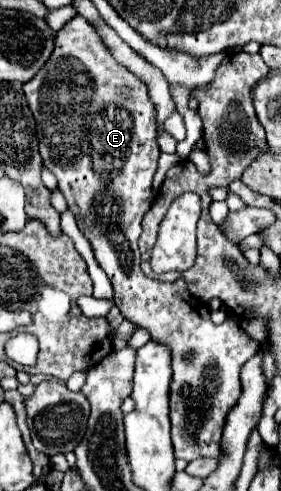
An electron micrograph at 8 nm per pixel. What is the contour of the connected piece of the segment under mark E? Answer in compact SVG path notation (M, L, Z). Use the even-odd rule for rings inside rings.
M76 16L72 18L70 22L61 28L60 32L56 34L56 48L50 56L50 60L44 64L44 68L30 80L24 84L24 94L26 94L26 100L28 100L28 106L30 110L34 112L34 120L36 120L36 136L38 136L38 142L40 142L40 156L44 160L44 166L58 178L58 188L60 192L64 194L72 194L74 200L76 200L76 206L78 210L74 212L76 214L76 222L78 222L78 228L86 234L86 238L90 240L92 244L92 250L94 250L94 256L100 264L100 268L108 274L112 286L114 286L114 304L120 308L122 316L132 320L138 328L148 328L152 338L154 340L160 340L164 344L170 346L170 352L172 352L172 368L174 368L174 376L172 376L172 386L170 386L170 422L172 422L172 444L174 444L174 456L176 458L182 458L186 462L192 462L196 458L216 458L218 452L220 452L220 432L222 432L222 426L224 426L224 420L226 420L226 414L228 410L236 404L238 396L240 396L240 380L238 380L238 374L240 374L240 368L242 364L254 356L258 350L260 350L260 342L254 340L238 322L234 322L232 318L228 318L222 326L216 326L210 318L210 310L206 304L202 304L198 298L194 298L188 288L186 288L186 282L184 280L176 280L176 282L160 282L160 280L152 280L148 278L142 270L140 270L140 250L138 250L138 238L140 238L140 220L144 216L144 212L152 206L152 200L154 200L154 192L152 192L152 178L154 178L154 172L156 172L156 162L158 162L158 156L160 156L160 150L158 150L158 144L156 144L156 110L152 106L152 100L148 98L148 86L144 86L144 82L140 82L140 78L134 80L134 74L128 72L128 80L126 80L126 68L120 66L114 58L112 58L112 52L108 50L108 46L104 46L102 38L96 34L96 28L82 16ZM114 86L130 86L132 88L132 96L128 100L120 100L116 94L114 94Z

